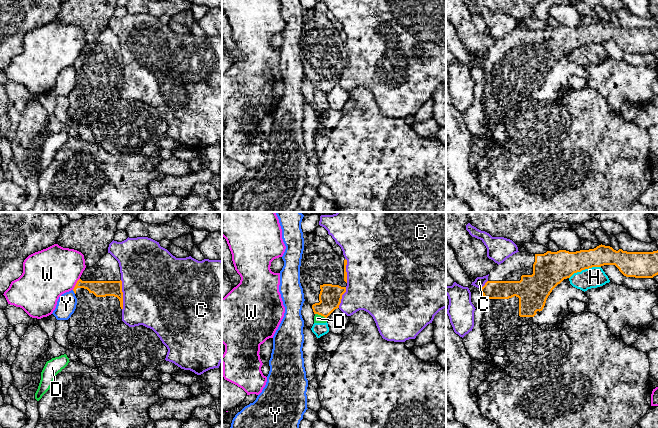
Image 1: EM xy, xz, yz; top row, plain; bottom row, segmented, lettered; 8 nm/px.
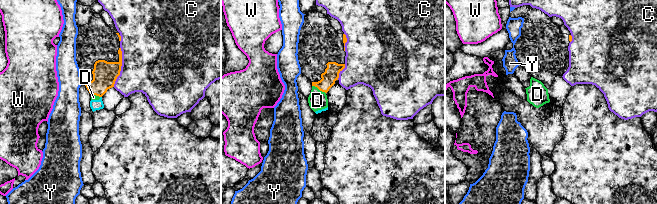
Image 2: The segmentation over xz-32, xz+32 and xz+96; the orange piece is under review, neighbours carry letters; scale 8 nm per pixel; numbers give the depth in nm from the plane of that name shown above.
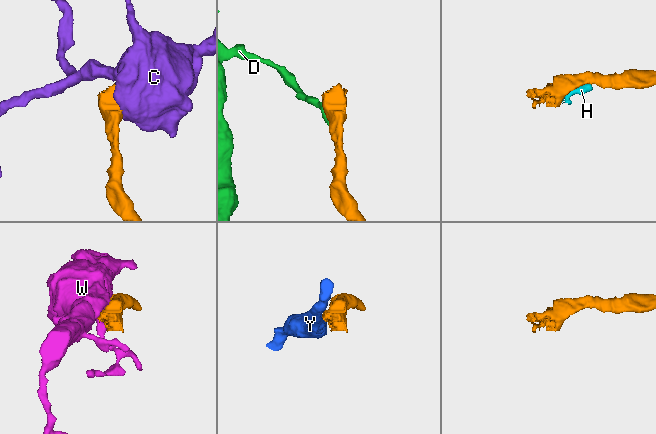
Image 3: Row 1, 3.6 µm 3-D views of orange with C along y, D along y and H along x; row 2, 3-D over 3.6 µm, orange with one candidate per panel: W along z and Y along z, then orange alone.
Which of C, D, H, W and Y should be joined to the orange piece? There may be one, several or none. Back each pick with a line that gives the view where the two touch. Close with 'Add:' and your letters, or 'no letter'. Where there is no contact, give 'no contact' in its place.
Add: no letter

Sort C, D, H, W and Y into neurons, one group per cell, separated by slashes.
C / D H / W / Y

